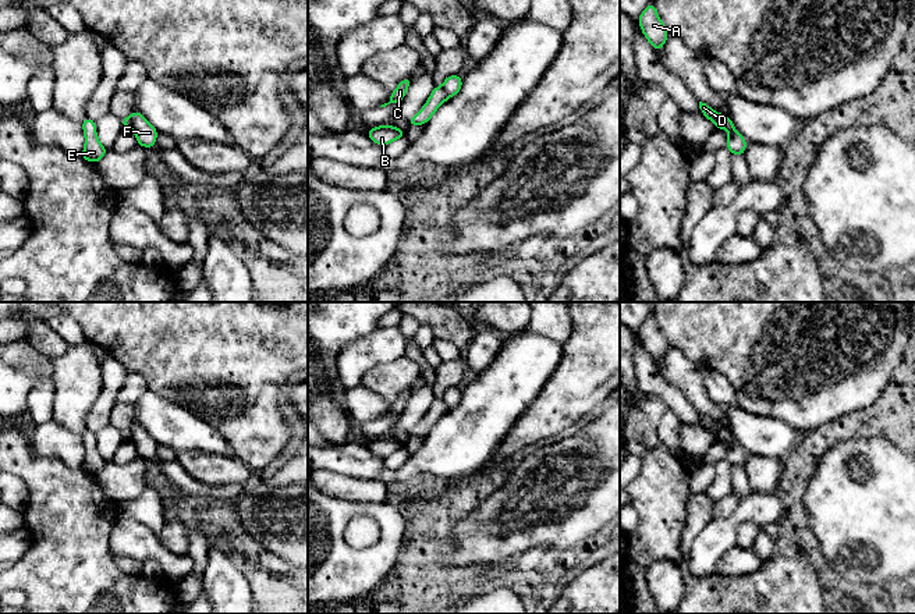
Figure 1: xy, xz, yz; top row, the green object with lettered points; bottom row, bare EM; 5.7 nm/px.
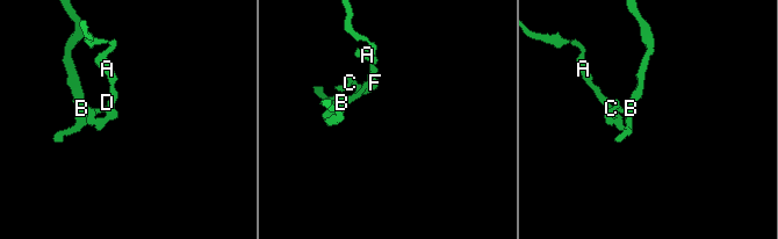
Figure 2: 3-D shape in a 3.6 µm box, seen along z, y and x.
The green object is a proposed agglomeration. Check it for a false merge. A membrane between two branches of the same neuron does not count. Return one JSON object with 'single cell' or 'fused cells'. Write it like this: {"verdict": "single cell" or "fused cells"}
{"verdict": "fused cells"}

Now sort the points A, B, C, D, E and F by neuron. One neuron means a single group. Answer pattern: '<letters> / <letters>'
A C D E F / B

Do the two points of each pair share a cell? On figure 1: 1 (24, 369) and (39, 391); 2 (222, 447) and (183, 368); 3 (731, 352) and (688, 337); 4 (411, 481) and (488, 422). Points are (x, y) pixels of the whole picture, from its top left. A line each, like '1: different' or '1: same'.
1: different
2: different
3: same
4: same

